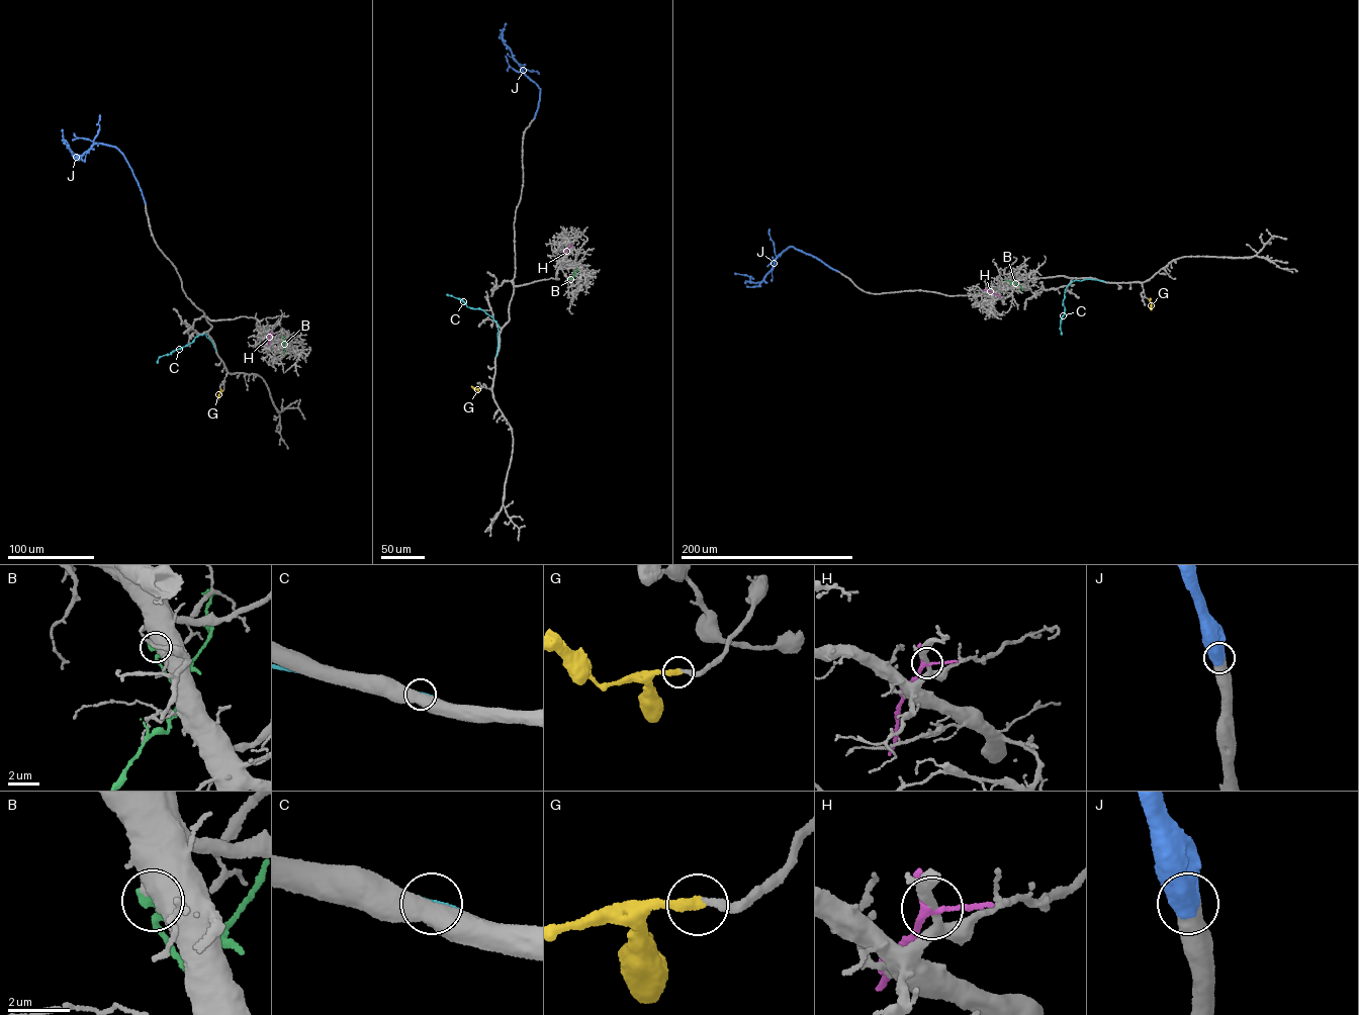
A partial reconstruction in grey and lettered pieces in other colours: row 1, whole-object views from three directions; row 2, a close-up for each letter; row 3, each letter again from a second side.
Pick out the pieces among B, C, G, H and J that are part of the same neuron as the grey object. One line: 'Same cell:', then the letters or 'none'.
Same cell: G, J

